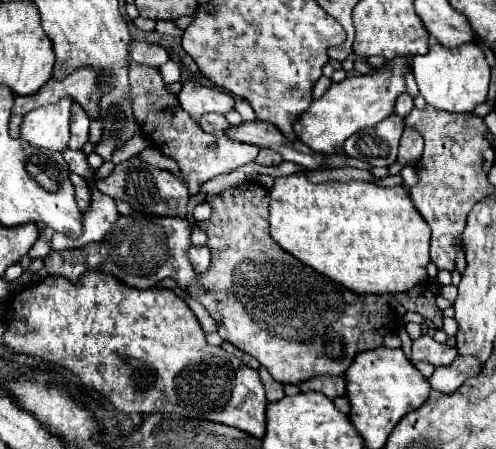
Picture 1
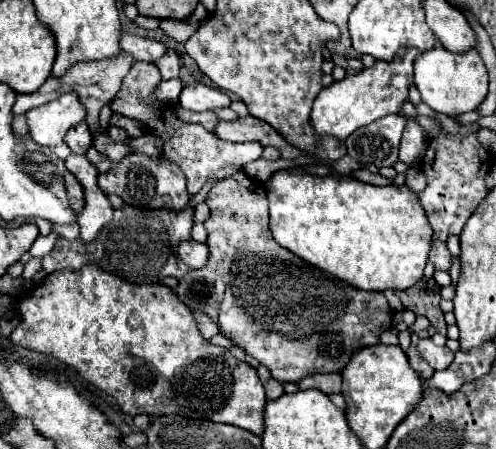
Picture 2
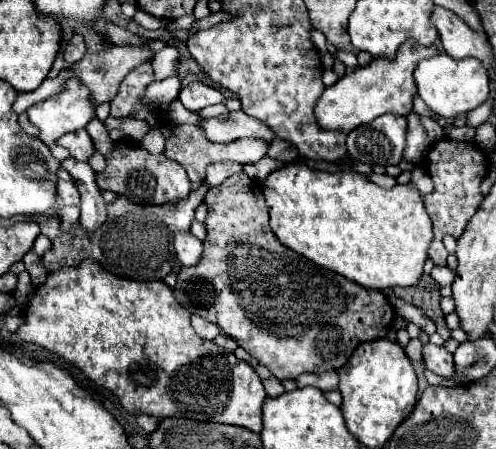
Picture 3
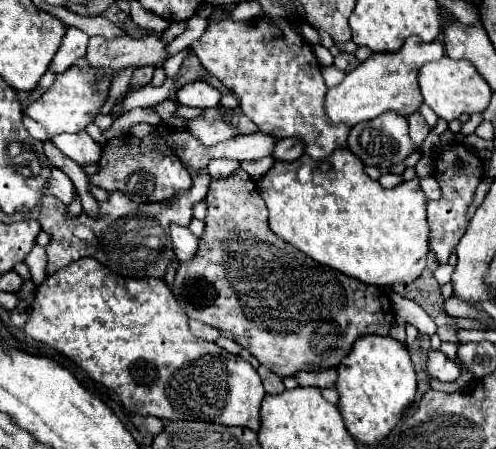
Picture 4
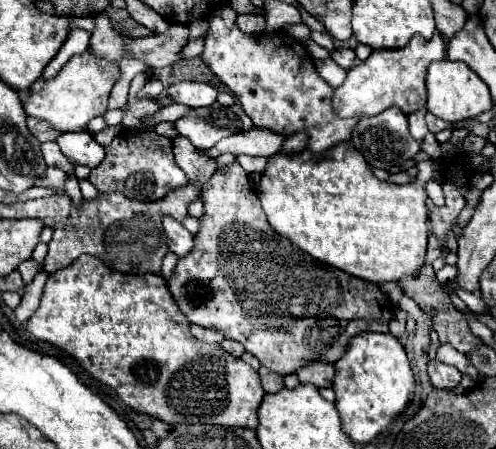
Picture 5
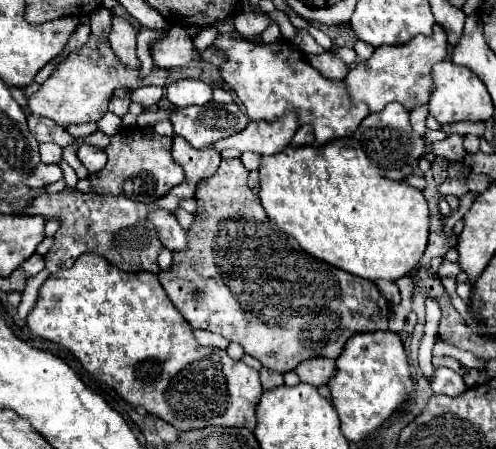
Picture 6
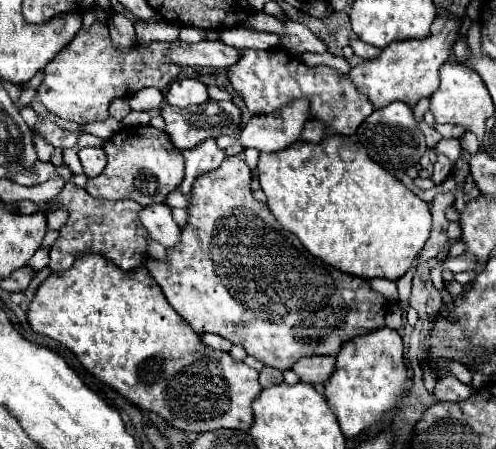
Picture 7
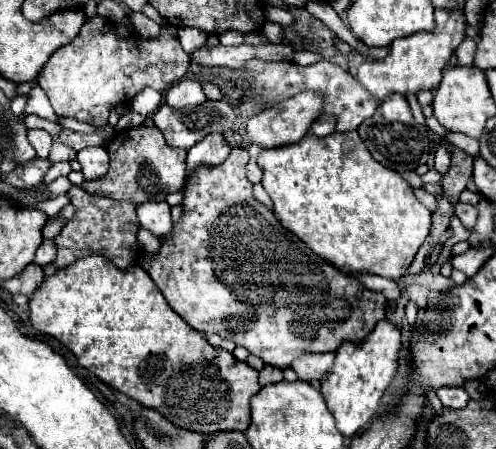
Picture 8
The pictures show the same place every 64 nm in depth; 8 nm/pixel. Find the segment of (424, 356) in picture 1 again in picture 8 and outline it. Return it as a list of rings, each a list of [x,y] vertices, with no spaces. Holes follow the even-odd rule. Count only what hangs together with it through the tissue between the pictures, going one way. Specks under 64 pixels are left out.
[[[440,388],[436,394],[438,394],[442,406],[450,408],[450,410],[462,410],[462,408],[466,408],[466,404],[470,400],[470,396],[466,394],[464,388]]]

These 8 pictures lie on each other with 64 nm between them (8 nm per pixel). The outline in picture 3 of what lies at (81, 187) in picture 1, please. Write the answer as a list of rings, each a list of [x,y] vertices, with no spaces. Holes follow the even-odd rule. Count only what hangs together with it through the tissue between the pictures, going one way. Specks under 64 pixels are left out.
[[[60,168],[60,172],[58,172],[56,194],[62,198],[64,204],[80,206],[80,194],[78,194],[78,188],[76,188],[76,184],[72,182],[72,176],[68,176],[68,172],[64,172],[62,168]]]

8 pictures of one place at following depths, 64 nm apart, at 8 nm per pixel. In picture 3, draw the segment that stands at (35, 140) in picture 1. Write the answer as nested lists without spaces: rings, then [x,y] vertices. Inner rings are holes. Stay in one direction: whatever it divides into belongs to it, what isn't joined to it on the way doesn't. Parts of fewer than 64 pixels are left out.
[[[68,78],[68,80],[64,82],[64,88],[62,88],[58,94],[54,94],[54,96],[42,100],[40,104],[34,104],[32,108],[28,108],[28,118],[30,118],[30,122],[40,130],[40,136],[38,136],[38,138],[50,148],[50,152],[52,152],[58,160],[64,160],[64,158],[68,156],[68,152],[64,152],[64,148],[60,148],[60,146],[56,144],[56,140],[58,140],[60,136],[68,134],[68,132],[76,132],[76,130],[84,128],[94,116],[96,116],[96,112],[94,112],[94,106],[92,106],[88,88],[84,88],[84,86],[80,84],[80,80],[76,80],[76,78]]]

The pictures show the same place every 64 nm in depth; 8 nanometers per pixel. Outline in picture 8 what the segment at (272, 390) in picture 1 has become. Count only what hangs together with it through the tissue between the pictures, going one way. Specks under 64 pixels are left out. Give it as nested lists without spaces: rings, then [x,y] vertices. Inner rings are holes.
[[[266,364],[260,370],[260,386],[268,386],[268,384],[274,384],[274,382],[280,382],[280,380],[282,380],[282,370],[280,368]]]

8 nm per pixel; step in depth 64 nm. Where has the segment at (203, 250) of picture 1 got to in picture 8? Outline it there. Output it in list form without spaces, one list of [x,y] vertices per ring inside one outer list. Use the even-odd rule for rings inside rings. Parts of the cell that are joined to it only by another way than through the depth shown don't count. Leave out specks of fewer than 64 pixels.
[[[142,202],[138,208],[140,226],[148,228],[154,236],[164,238],[172,232],[172,218],[168,202]]]

